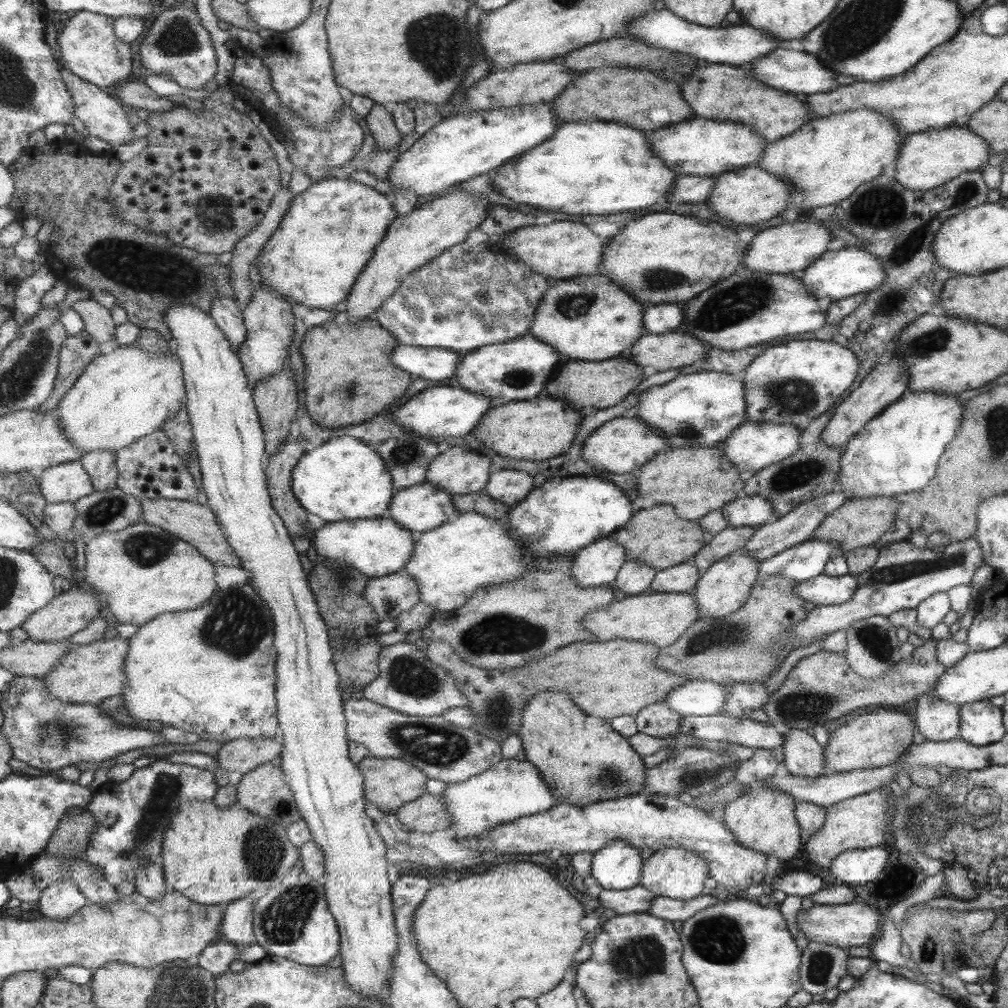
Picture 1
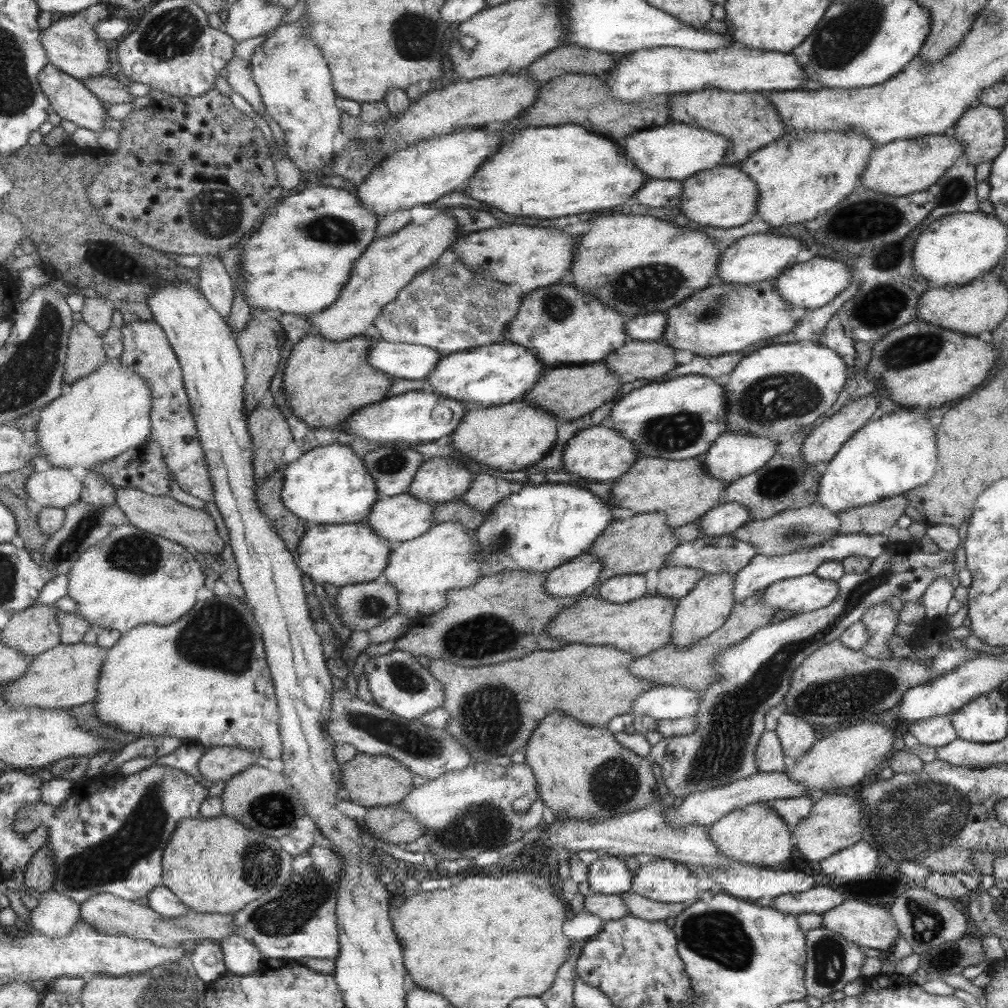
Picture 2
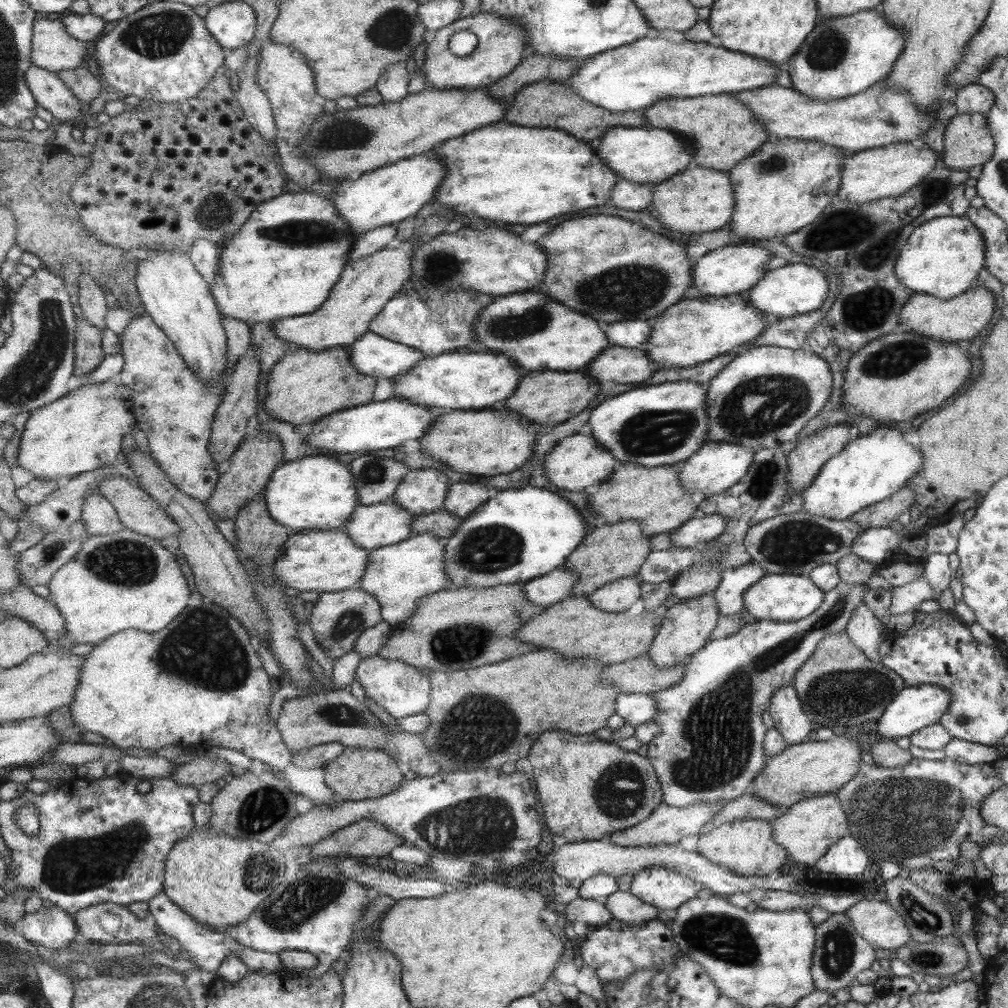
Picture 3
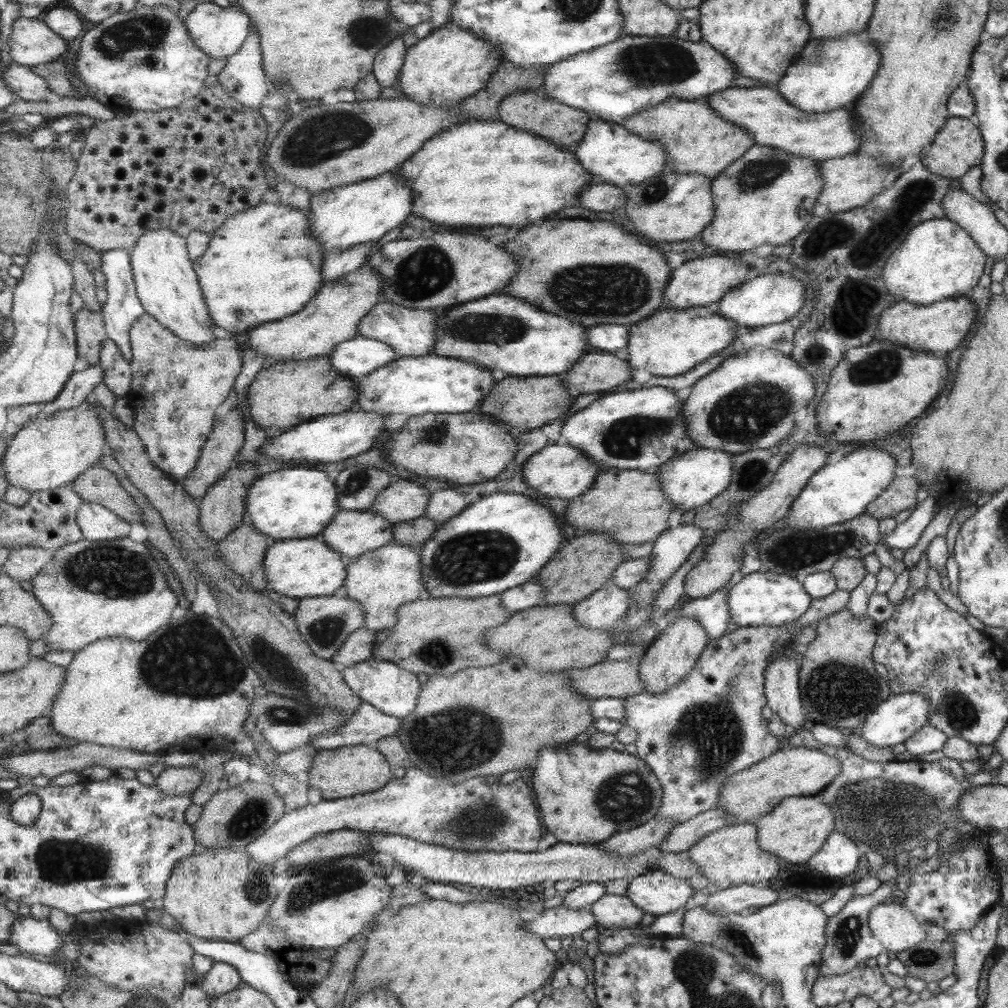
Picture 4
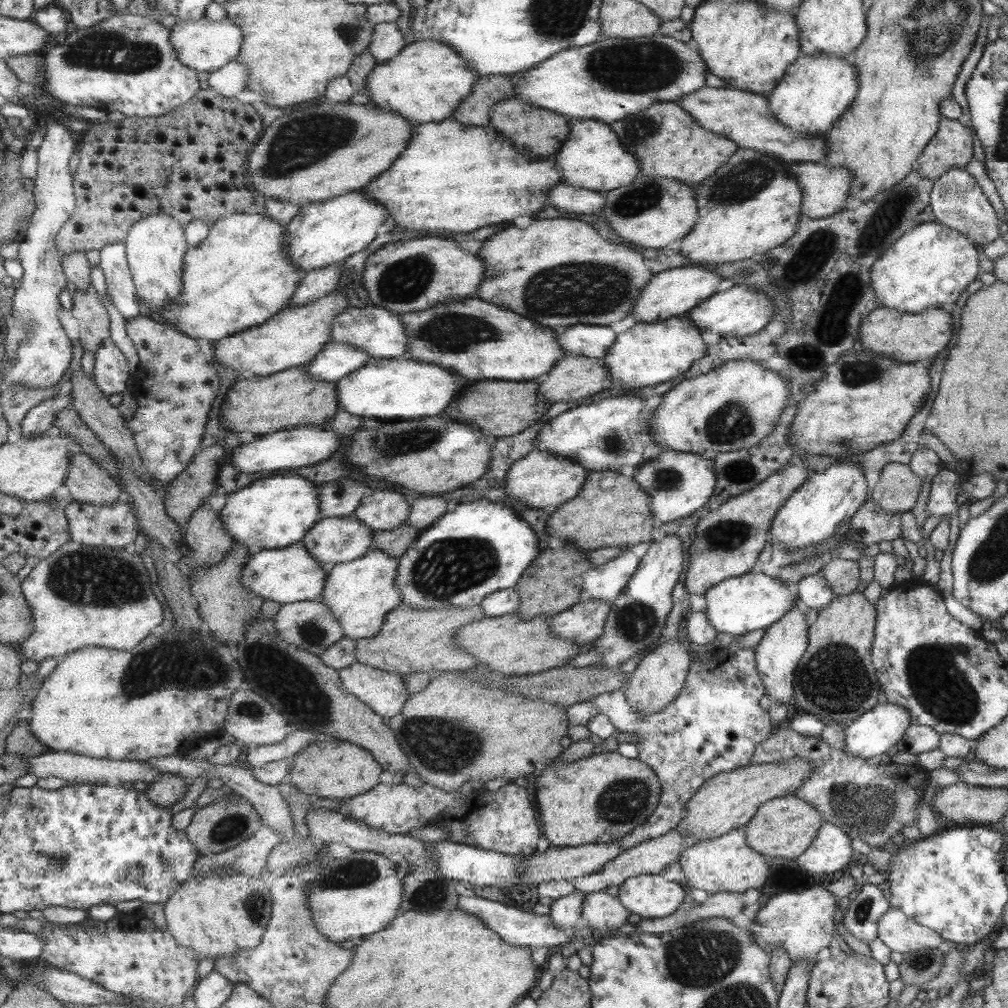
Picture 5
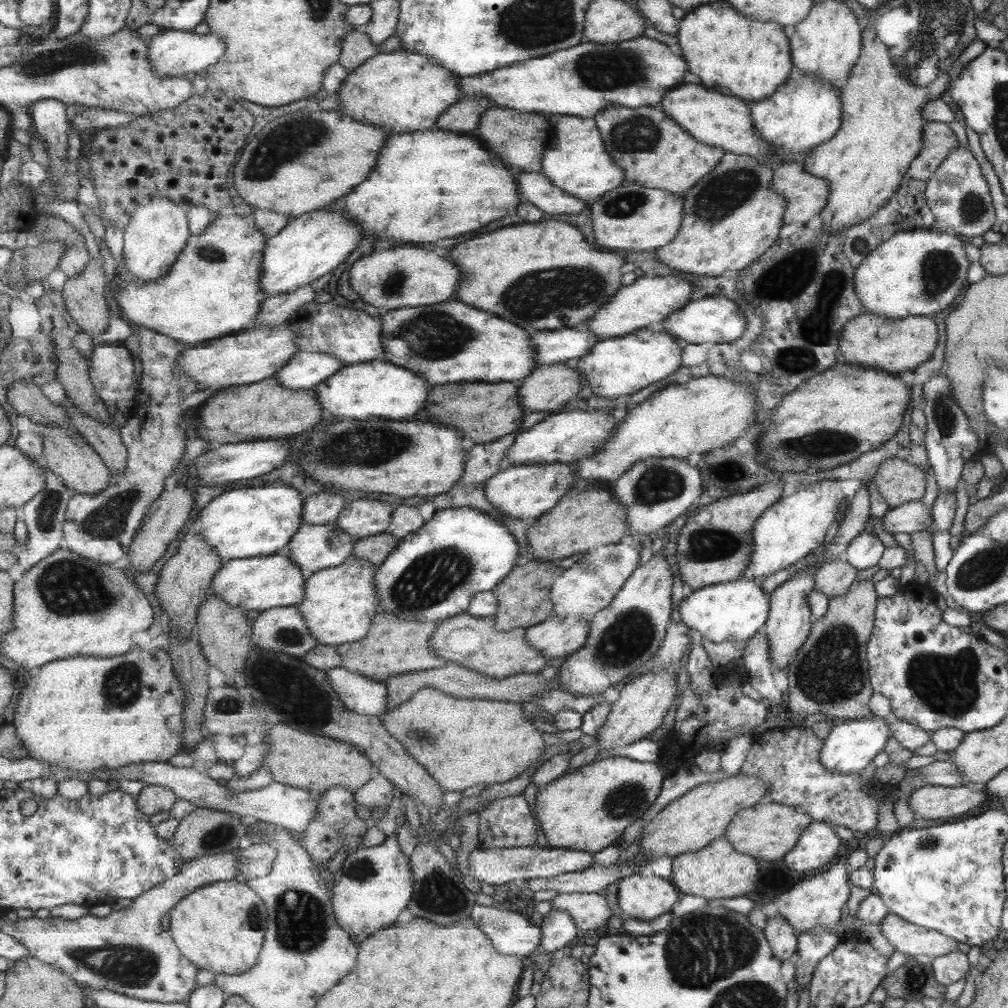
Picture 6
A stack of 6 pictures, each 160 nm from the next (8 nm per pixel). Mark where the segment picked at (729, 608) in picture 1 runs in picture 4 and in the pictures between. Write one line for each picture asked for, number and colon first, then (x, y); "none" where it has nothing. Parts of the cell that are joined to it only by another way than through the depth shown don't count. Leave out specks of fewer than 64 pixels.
2: (705, 609)
3: (687, 624)
4: (675, 647)

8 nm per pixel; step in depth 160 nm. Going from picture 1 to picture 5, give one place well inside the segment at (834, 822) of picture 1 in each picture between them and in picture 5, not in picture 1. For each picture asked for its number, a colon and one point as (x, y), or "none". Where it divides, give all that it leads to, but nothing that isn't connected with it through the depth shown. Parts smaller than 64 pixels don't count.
2: (834, 822)
3: (807, 829)
4: (794, 830)
5: (785, 826)

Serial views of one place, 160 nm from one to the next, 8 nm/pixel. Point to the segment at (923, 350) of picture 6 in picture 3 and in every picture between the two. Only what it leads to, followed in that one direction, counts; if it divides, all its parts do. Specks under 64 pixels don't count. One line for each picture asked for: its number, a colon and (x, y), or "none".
3: (961, 318)
4: (939, 327)
5: (905, 337)

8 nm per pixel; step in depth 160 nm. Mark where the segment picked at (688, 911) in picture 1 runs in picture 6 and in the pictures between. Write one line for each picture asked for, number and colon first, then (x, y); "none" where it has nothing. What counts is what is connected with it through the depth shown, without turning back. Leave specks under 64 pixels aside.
2: (636, 905)
3: (625, 907)
4: (611, 911)
5: (600, 910)
6: (588, 911)

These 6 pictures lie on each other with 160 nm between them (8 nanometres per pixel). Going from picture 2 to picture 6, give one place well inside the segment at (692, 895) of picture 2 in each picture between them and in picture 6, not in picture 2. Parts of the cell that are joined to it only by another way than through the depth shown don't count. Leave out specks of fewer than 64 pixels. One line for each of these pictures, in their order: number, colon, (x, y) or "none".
3: (665, 889)
4: (656, 893)
5: (648, 896)
6: (642, 897)

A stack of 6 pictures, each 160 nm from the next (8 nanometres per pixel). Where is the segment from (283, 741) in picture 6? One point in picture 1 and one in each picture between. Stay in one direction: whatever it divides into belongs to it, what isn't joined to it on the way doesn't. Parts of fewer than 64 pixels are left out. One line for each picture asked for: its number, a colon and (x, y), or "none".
1: (389, 783)
2: (371, 781)
3: (359, 773)
4: (338, 773)
5: (332, 768)

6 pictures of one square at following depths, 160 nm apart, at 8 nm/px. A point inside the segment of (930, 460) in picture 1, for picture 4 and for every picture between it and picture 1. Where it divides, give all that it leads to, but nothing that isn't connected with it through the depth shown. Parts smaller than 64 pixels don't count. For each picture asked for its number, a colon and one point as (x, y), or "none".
2: (889, 455)
3: (870, 468)
4: (838, 492)

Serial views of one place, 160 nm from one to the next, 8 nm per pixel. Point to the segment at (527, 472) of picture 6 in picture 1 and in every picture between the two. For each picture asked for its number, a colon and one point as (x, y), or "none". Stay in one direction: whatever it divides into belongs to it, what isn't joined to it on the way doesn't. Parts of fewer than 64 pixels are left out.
1: (621, 445)
2: (599, 453)
3: (578, 461)
4: (561, 471)
5: (543, 479)

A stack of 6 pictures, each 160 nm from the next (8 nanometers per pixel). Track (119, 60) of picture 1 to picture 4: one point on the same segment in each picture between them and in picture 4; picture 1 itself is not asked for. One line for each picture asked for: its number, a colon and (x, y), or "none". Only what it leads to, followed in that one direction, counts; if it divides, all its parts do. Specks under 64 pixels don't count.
2: (72, 44)
3: (55, 49)
4: (34, 42)

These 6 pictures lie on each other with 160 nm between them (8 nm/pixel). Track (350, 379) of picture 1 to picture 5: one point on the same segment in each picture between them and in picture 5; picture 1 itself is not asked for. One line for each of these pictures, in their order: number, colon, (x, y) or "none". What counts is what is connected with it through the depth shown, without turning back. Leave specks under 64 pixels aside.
2: (325, 382)
3: (304, 386)
4: (285, 395)
5: (263, 405)

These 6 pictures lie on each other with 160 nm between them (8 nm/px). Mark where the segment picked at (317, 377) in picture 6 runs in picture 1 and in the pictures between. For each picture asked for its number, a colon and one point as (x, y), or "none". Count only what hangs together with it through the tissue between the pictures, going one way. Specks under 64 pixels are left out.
1: (430, 363)
2: (410, 361)
3: (374, 355)
4: (360, 356)
5: (337, 360)

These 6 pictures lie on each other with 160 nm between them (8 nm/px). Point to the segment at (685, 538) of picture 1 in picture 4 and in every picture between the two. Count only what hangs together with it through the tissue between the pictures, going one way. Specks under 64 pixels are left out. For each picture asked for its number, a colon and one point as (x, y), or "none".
2: (637, 543)
3: (609, 552)
4: (587, 561)

